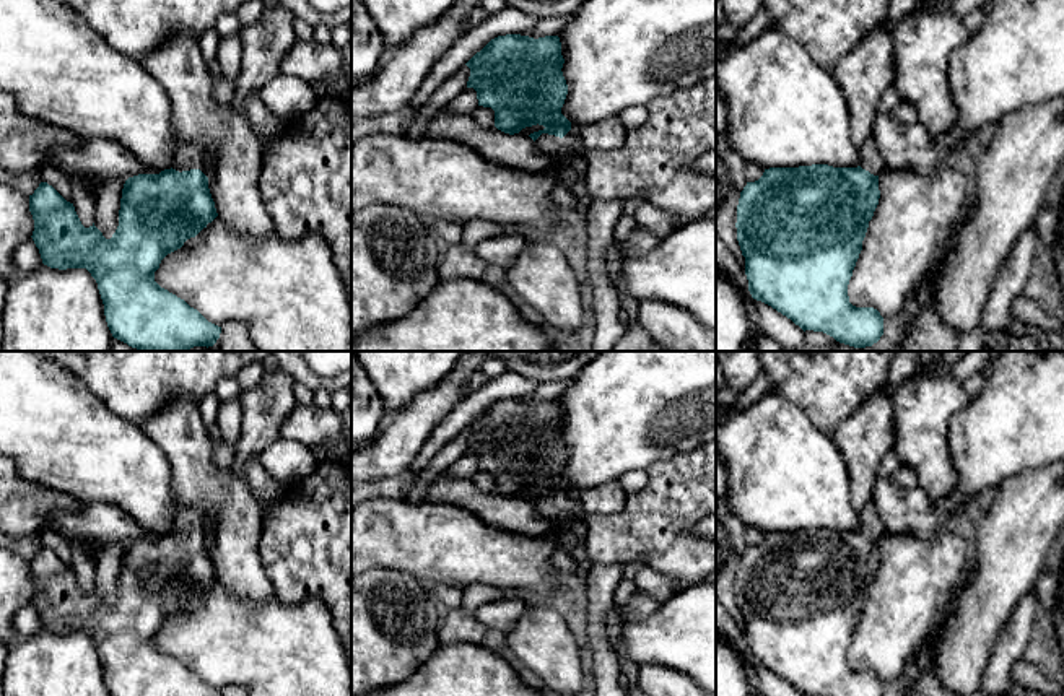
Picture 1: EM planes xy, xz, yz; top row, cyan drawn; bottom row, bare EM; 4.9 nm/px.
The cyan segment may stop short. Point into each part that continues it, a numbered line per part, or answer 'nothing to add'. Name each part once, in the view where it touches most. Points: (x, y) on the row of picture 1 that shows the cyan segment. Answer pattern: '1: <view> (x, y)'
1: xy (192, 155)

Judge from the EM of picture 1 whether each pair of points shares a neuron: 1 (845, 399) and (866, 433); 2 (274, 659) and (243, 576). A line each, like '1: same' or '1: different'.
1: different
2: different

